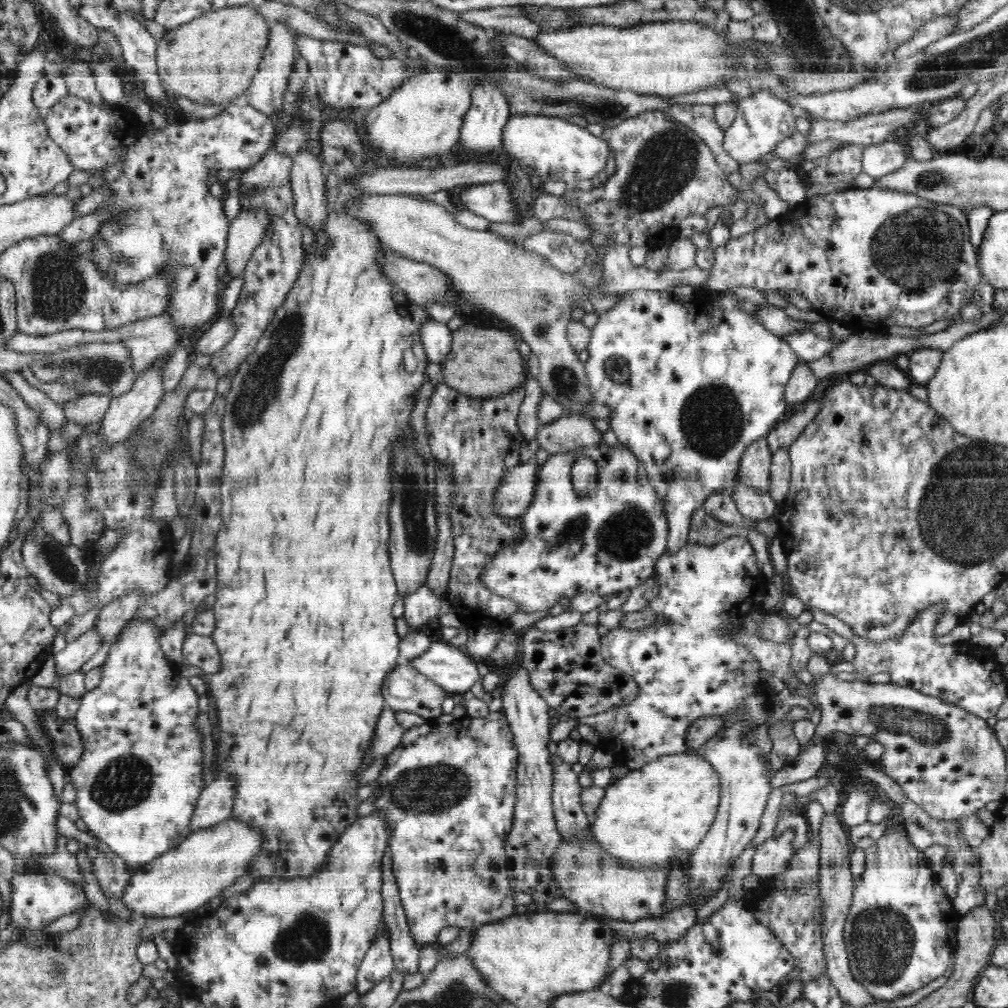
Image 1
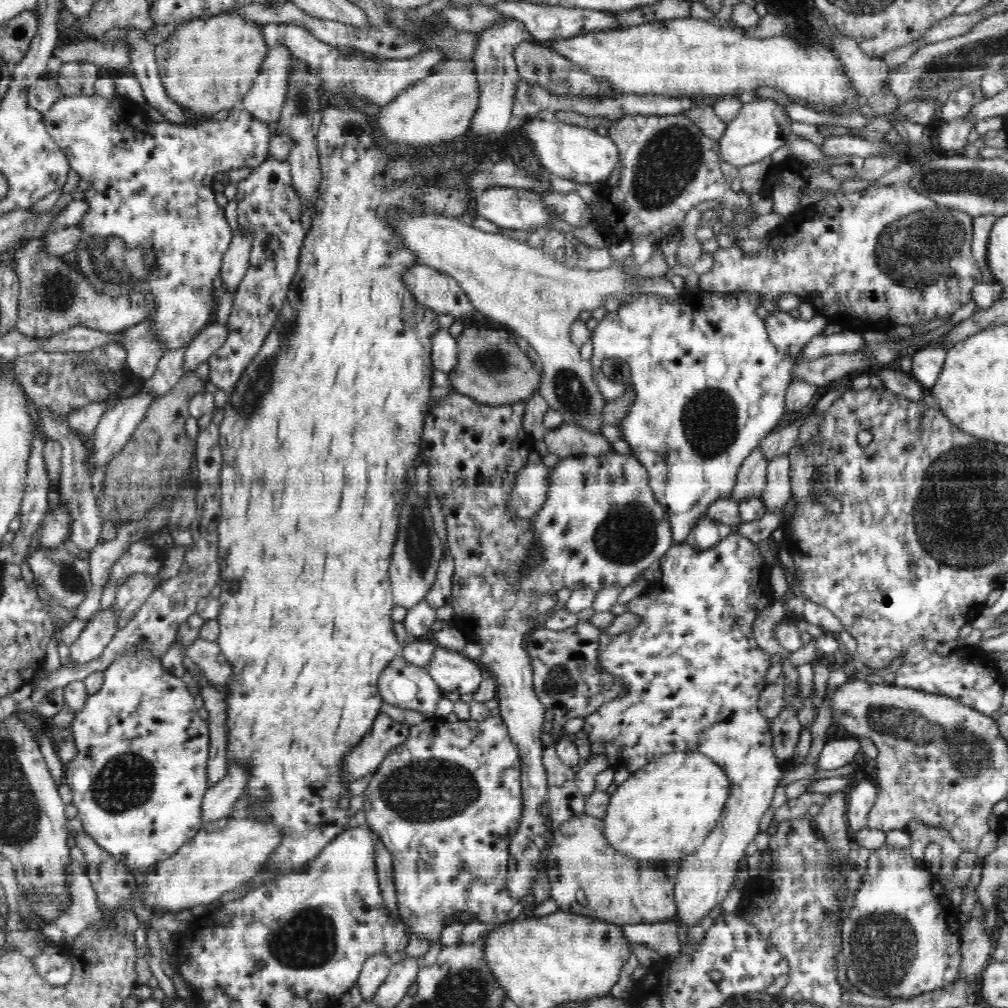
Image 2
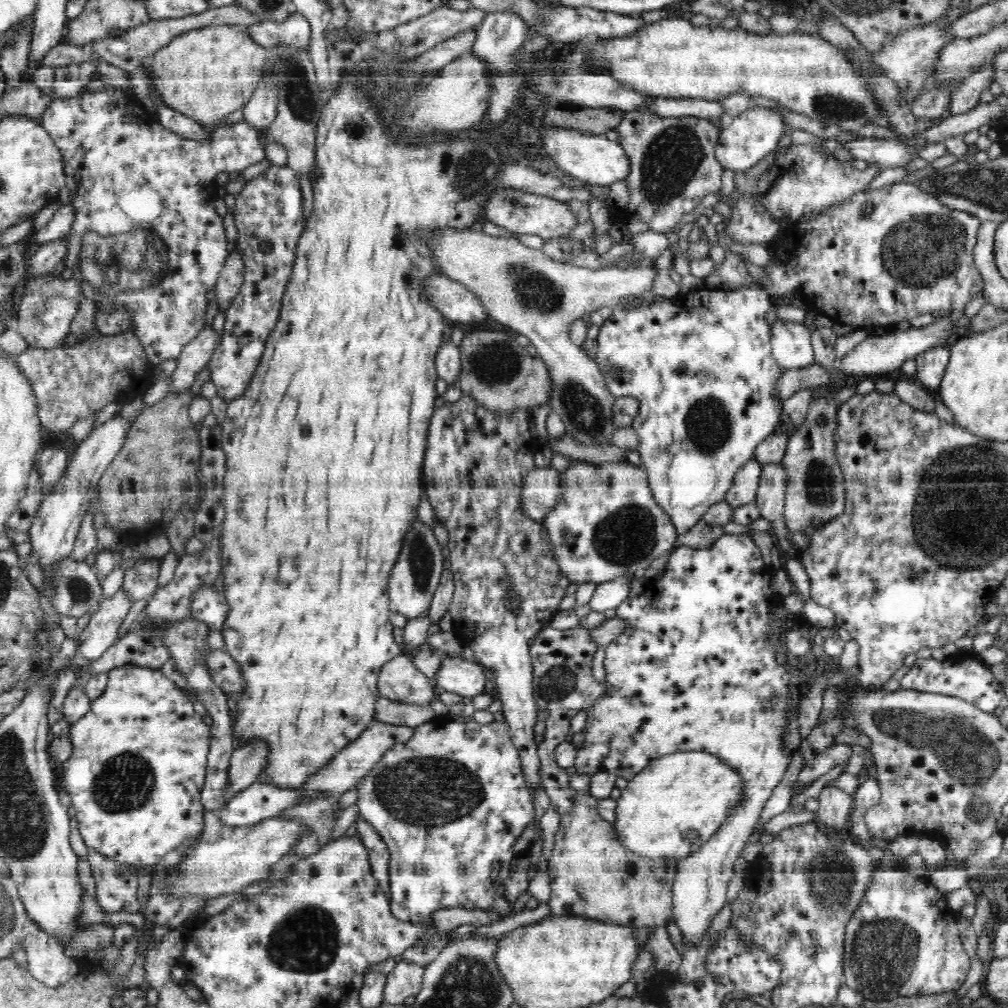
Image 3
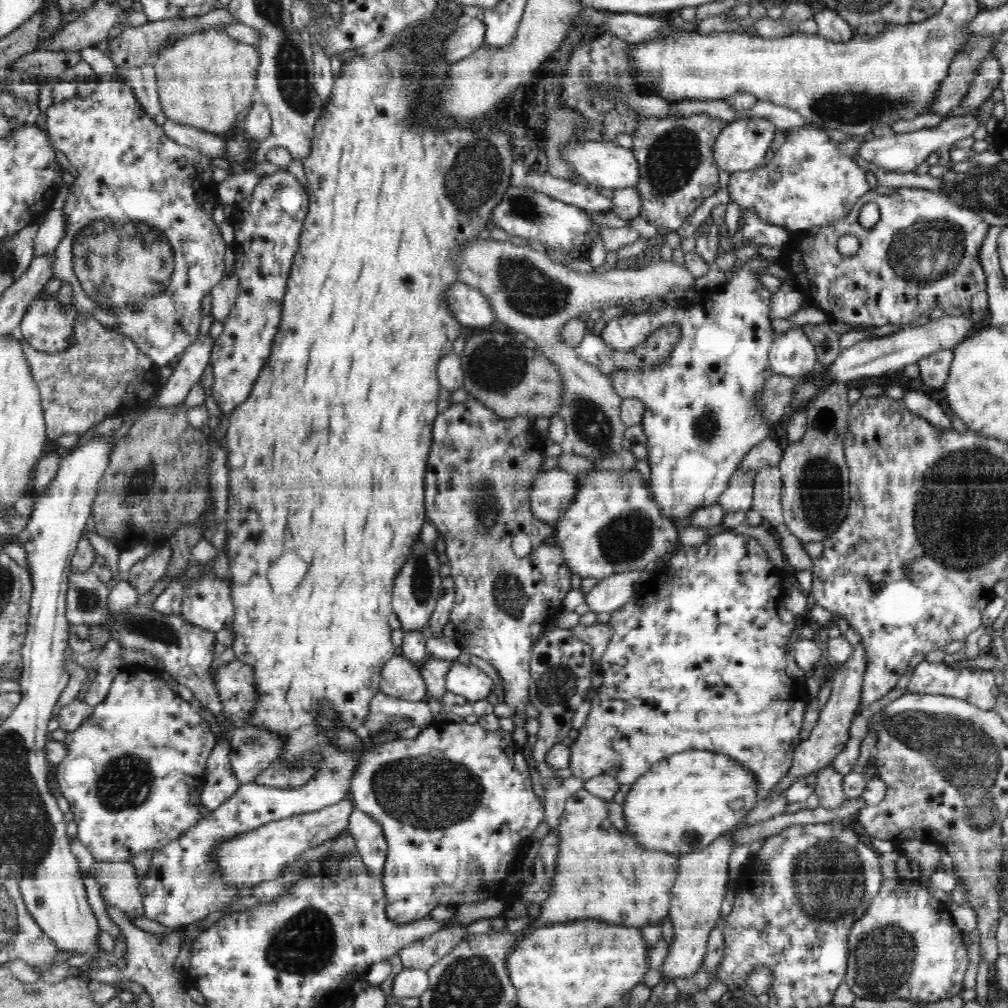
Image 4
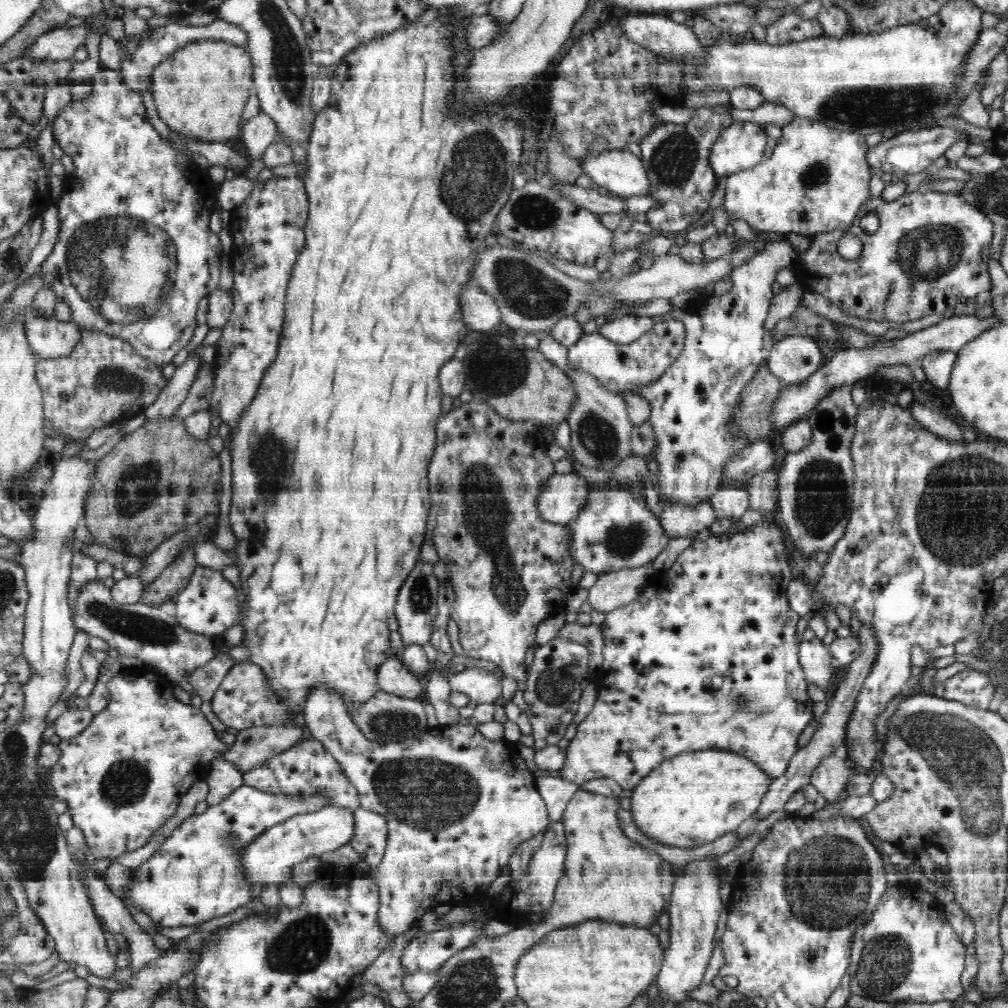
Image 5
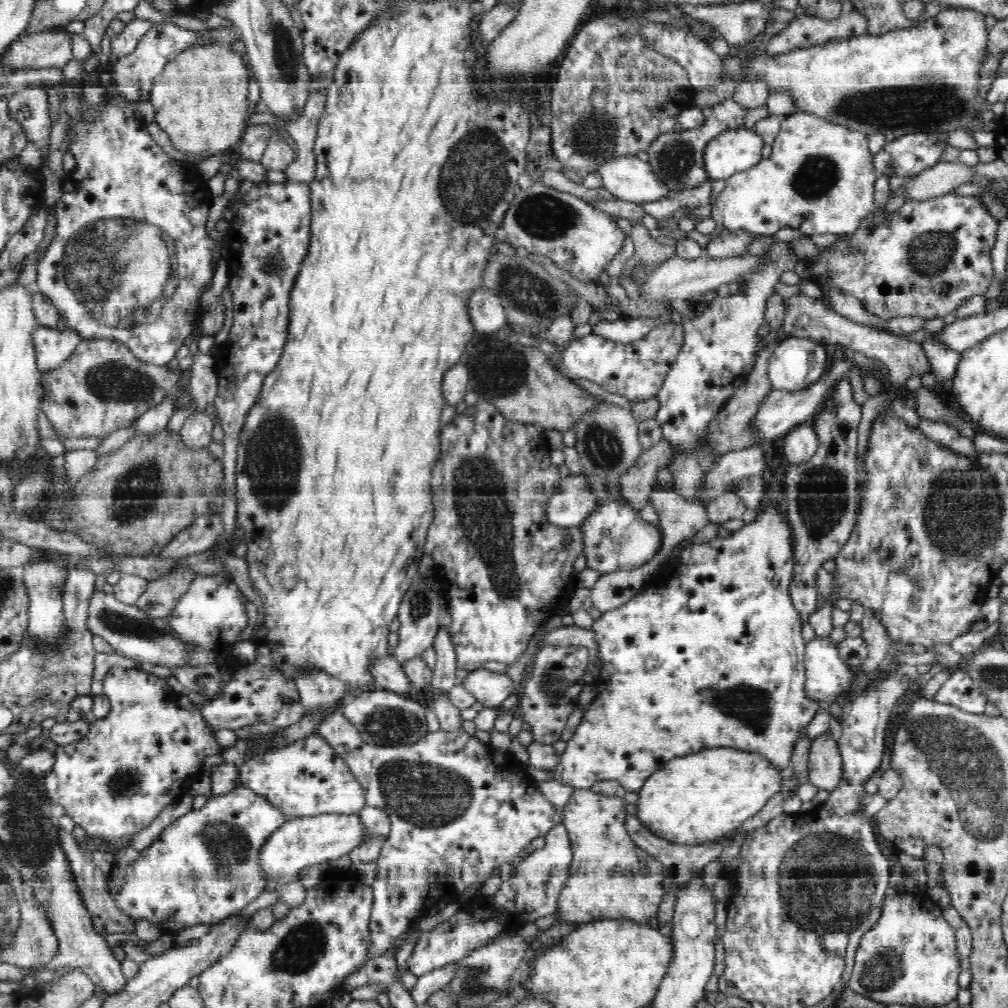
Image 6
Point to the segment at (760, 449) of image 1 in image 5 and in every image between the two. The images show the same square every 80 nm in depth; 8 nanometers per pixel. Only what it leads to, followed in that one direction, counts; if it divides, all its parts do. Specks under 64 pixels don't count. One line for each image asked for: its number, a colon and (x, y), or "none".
2: (751, 479)
3: (744, 489)
4: (738, 497)
5: (728, 502)

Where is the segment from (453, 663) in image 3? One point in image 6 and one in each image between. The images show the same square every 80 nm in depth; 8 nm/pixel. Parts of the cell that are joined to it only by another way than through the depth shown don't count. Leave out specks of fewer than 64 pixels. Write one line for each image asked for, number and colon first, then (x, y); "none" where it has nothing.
4: (467, 680)
5: (482, 686)
6: (491, 689)

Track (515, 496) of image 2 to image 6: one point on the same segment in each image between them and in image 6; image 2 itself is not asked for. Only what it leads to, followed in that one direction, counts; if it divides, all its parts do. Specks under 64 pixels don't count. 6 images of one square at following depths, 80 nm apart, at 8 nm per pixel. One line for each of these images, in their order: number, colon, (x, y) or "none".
3: (541, 489)
4: (552, 493)
5: (563, 495)
6: (572, 503)

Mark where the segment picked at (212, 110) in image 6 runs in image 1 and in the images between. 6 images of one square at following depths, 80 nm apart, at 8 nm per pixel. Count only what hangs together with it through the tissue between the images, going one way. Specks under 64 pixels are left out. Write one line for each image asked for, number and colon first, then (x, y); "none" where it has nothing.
1: (212, 59)
2: (208, 65)
3: (205, 74)
4: (204, 80)
5: (200, 92)

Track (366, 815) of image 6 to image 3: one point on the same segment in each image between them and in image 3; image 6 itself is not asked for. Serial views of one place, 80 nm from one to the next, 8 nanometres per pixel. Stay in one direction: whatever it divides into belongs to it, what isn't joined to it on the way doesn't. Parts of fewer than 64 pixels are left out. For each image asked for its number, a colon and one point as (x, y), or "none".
3: (378, 854)
4: (371, 845)
5: (370, 836)

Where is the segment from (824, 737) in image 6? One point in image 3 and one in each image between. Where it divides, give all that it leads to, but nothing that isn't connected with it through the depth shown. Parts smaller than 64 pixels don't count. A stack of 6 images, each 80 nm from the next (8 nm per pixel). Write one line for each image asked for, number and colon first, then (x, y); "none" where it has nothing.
3: (835, 806)
4: (829, 789)
5: (830, 777)

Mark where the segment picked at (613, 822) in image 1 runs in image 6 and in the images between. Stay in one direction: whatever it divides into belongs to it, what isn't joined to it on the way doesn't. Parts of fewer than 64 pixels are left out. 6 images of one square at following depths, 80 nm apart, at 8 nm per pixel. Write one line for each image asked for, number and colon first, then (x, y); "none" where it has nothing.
2: (664, 811)
3: (672, 808)
4: (686, 801)
5: (691, 799)
6: (694, 799)

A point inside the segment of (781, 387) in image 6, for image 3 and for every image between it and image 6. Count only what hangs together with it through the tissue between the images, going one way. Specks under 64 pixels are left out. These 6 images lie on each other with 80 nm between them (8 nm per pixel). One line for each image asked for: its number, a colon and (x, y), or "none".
3: (791, 343)
4: (792, 353)
5: (792, 359)

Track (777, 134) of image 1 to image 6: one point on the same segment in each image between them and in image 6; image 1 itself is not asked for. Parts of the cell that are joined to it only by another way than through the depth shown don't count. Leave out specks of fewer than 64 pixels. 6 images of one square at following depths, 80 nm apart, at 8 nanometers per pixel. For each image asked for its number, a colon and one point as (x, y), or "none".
2: (762, 126)
3: (756, 132)
4: (742, 145)
5: (741, 146)
6: (733, 151)

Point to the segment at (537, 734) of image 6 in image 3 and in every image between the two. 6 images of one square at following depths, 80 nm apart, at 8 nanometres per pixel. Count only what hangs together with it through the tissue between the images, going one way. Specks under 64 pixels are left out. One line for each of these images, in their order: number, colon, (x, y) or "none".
3: (563, 683)
4: (560, 666)
5: (559, 670)

